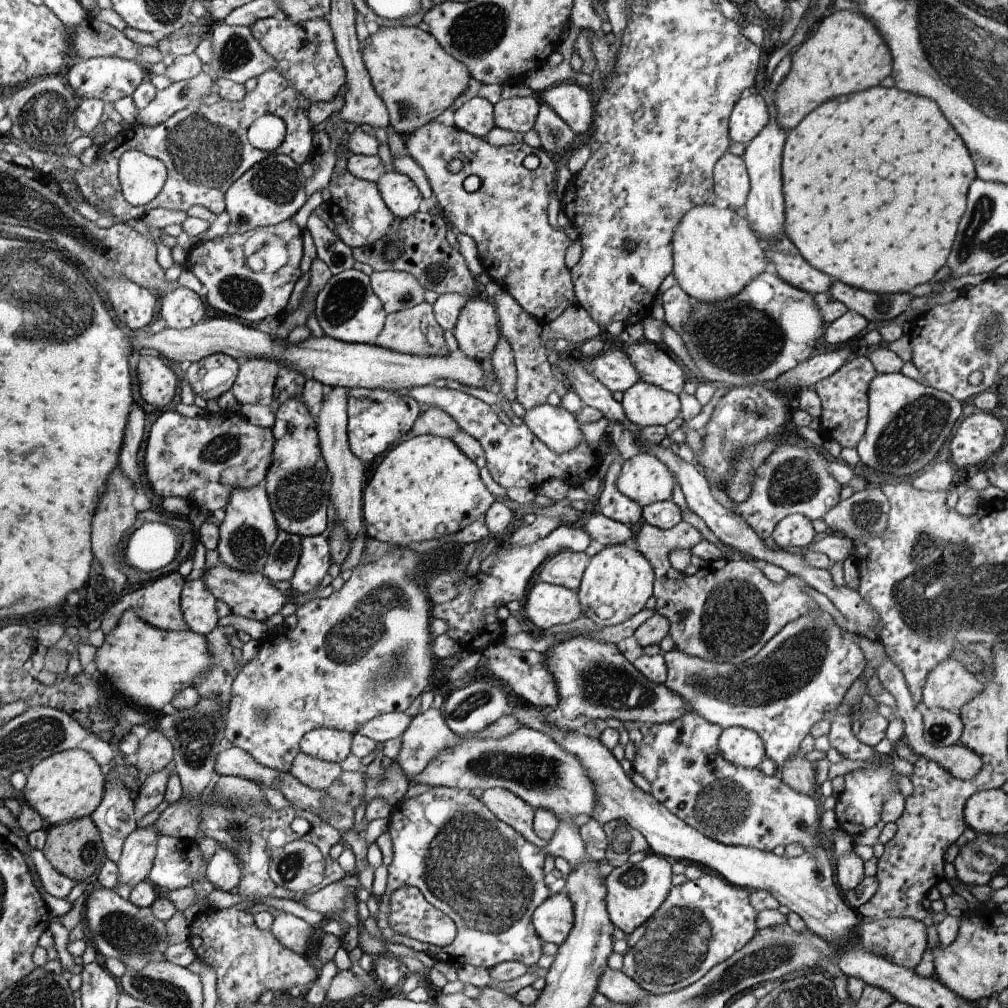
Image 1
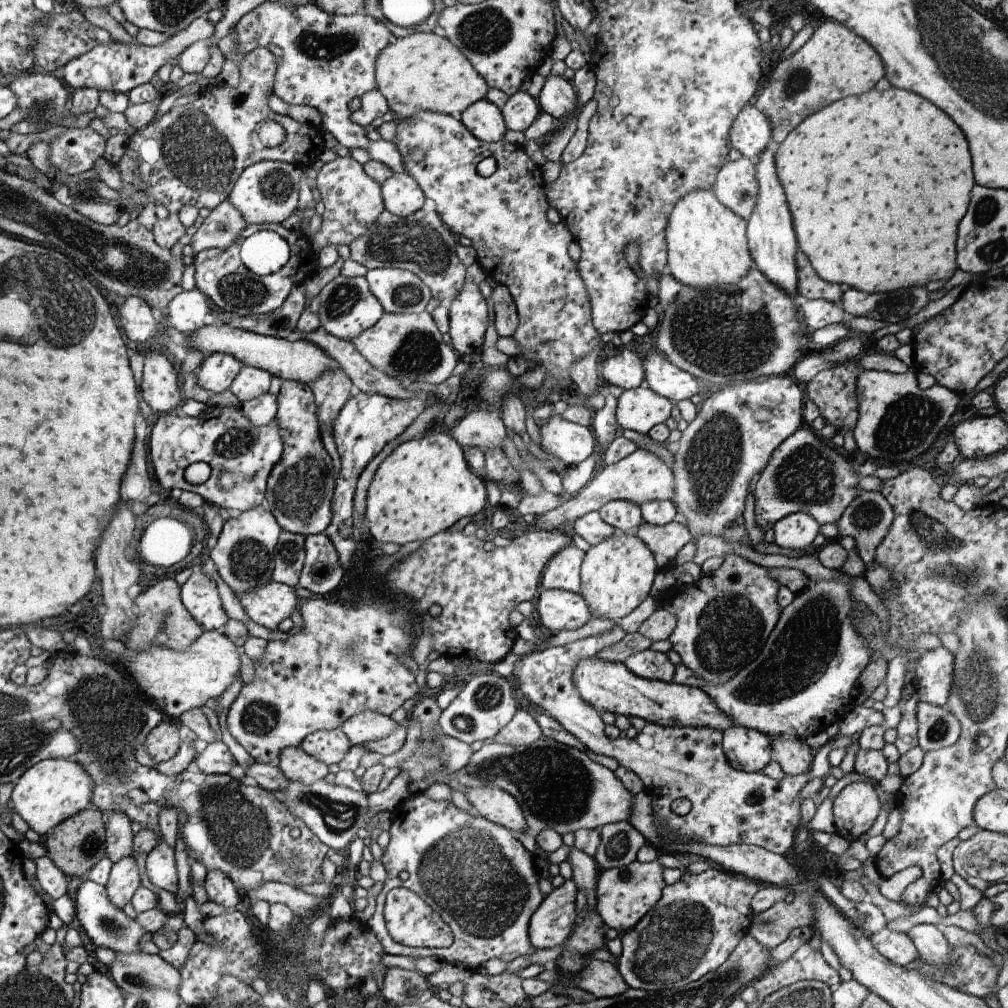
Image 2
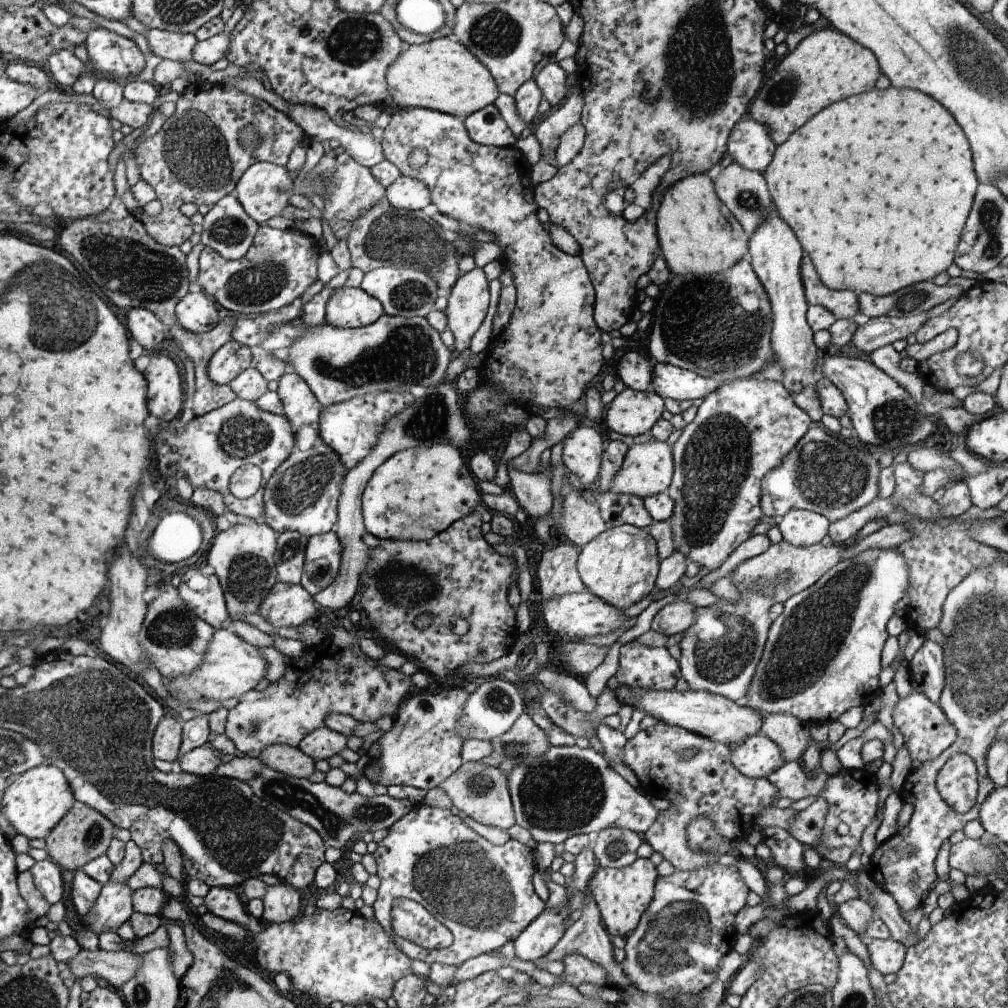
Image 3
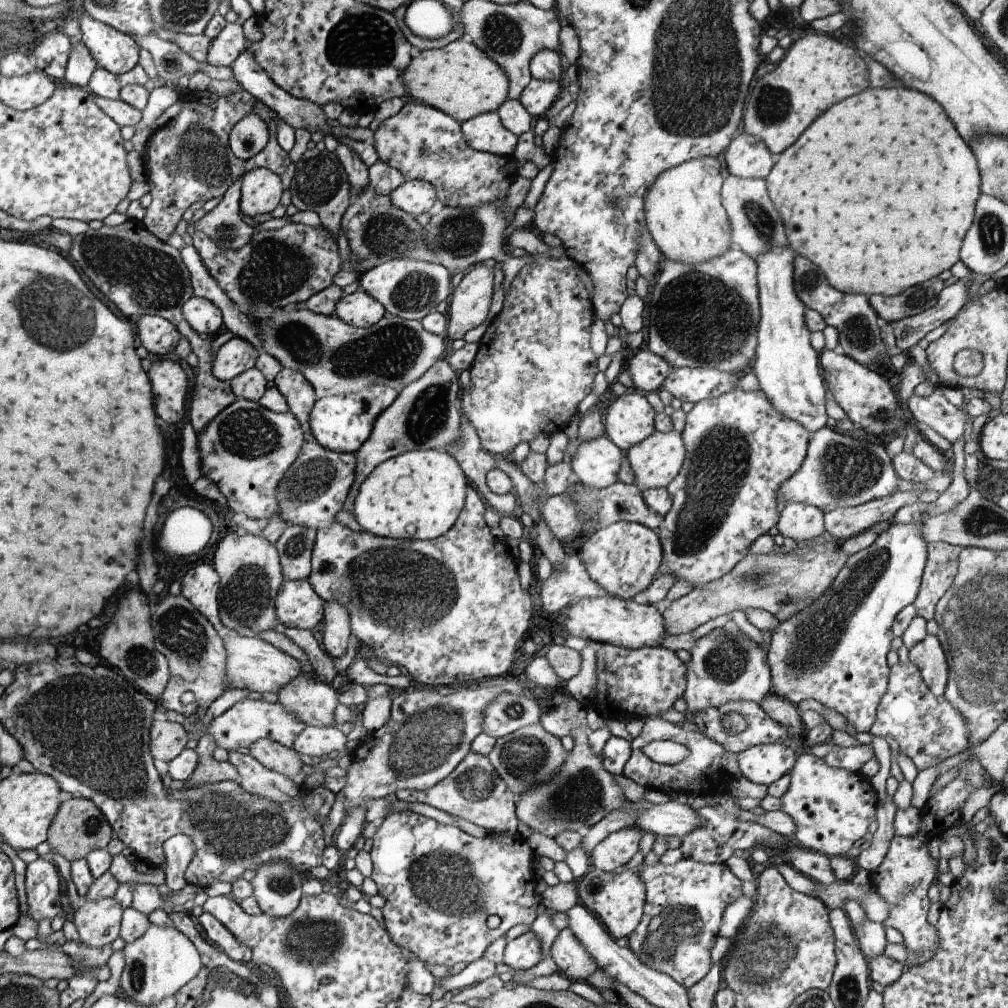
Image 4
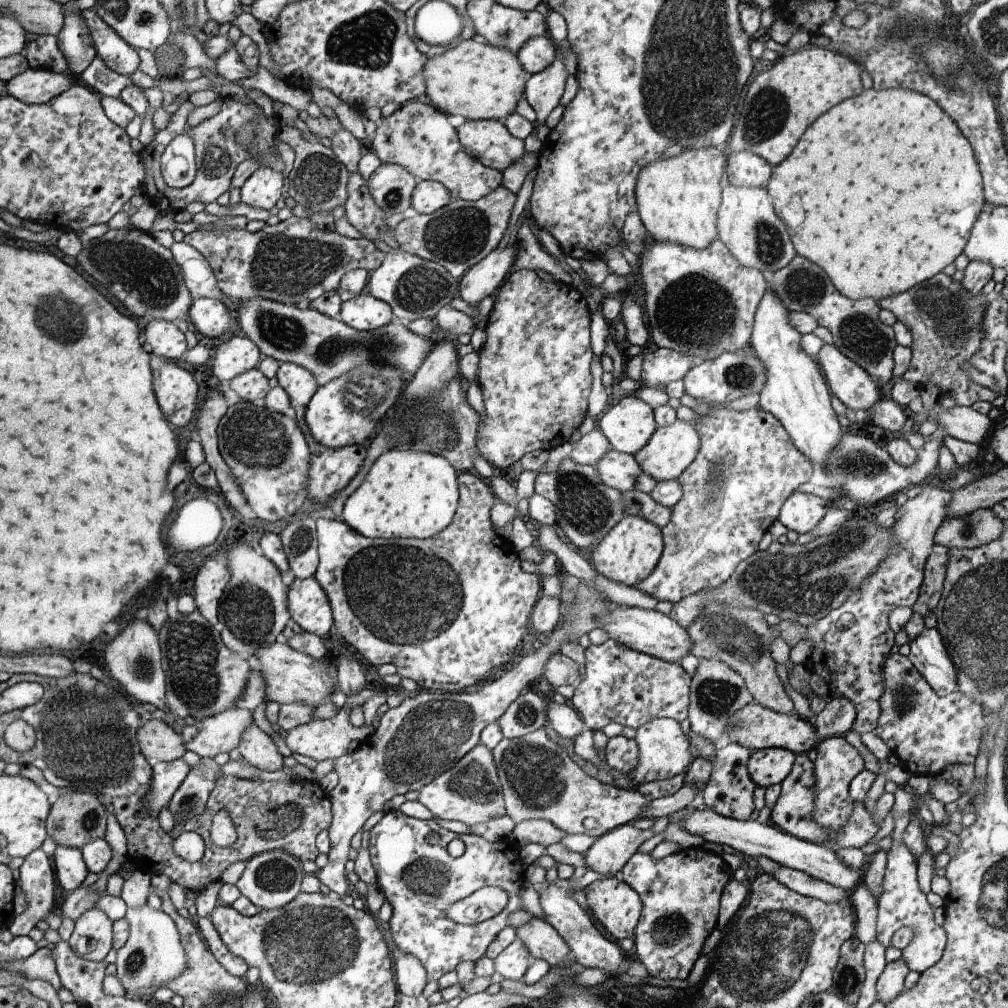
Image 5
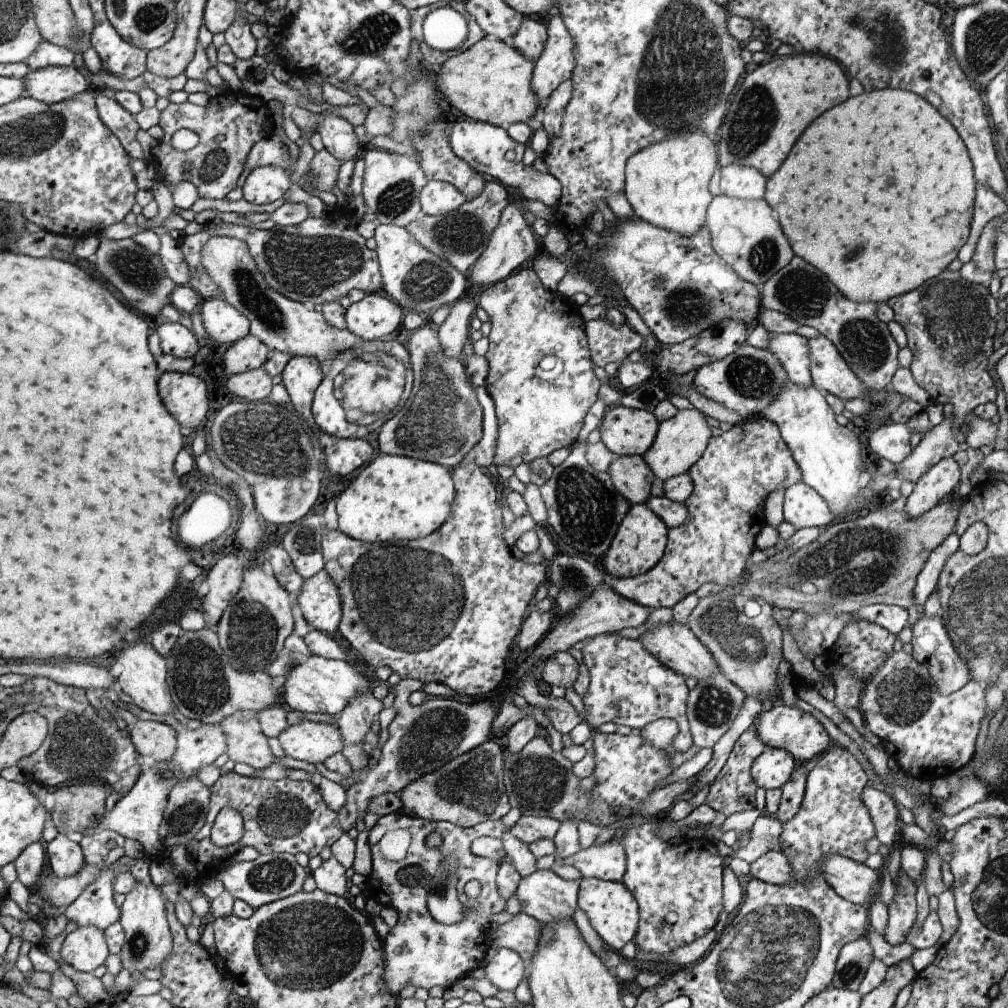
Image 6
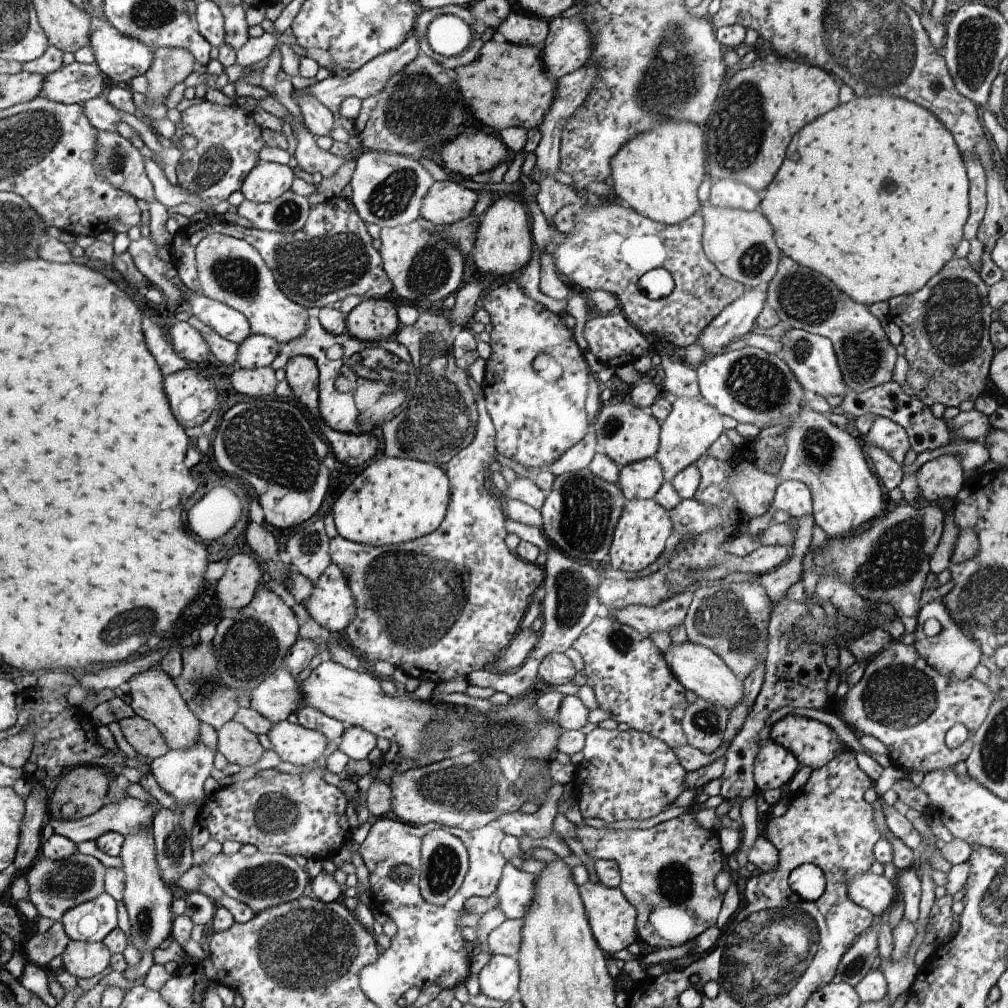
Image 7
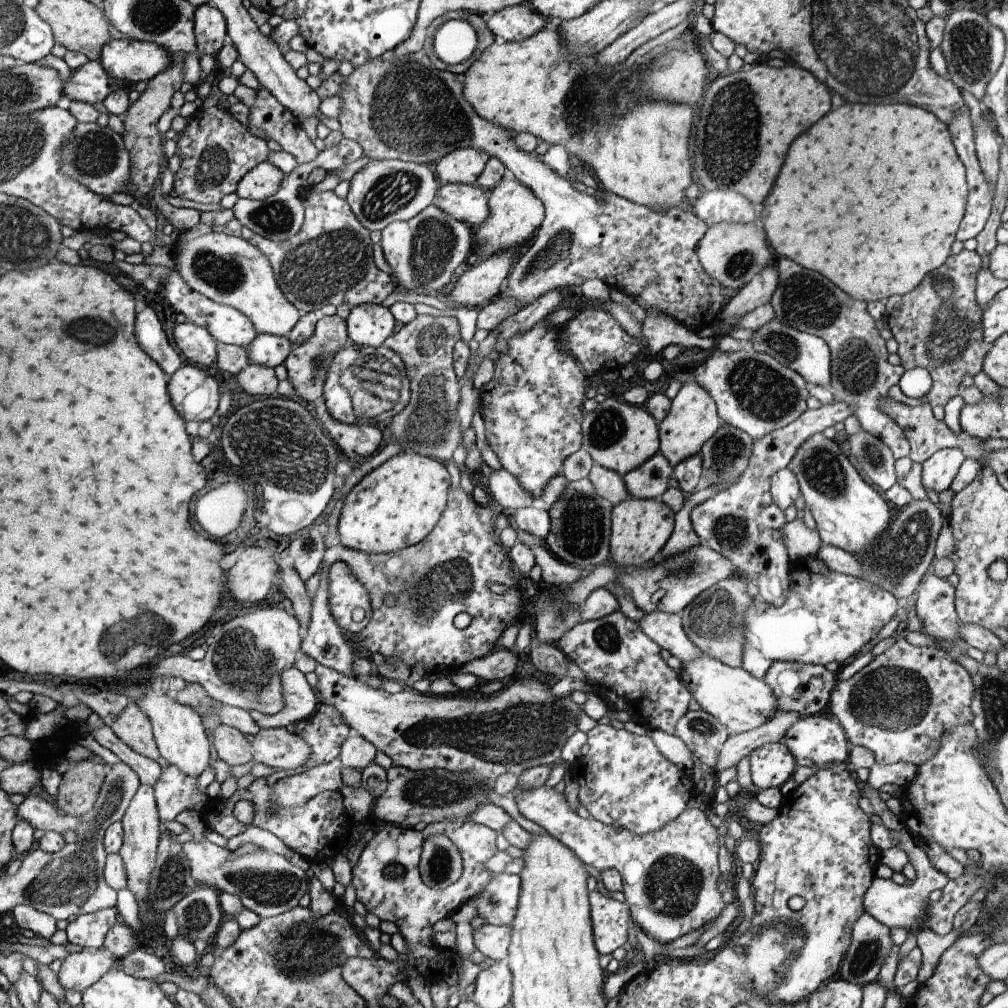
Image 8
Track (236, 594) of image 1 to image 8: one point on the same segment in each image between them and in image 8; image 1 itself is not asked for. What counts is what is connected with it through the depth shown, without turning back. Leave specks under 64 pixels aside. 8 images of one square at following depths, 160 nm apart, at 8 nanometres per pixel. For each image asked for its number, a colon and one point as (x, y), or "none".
2: (269, 605)
3: (286, 605)
4: (297, 605)
5: (309, 604)
6: (319, 599)
7: (332, 604)
8: (350, 604)

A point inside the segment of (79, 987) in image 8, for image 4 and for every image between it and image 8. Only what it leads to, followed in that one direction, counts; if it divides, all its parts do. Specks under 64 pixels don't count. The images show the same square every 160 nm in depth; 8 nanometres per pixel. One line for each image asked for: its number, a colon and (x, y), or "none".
4: (99, 921)
5: (93, 937)
6: (85, 949)
7: (82, 959)

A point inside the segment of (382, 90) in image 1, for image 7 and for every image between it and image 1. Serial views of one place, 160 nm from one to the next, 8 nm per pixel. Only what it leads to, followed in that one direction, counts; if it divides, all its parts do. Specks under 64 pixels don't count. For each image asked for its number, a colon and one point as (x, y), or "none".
2: (422, 72)
3: (442, 75)
4: (460, 79)
5: (478, 81)
6: (490, 82)
7: (506, 85)

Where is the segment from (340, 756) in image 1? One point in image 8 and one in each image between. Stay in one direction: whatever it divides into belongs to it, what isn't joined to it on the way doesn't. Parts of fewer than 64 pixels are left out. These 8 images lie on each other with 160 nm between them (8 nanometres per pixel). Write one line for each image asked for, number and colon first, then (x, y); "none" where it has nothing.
2: (330, 746)
3: (320, 744)
4: (316, 742)
5: (320, 739)
6: (312, 741)
7: (295, 743)
8: (277, 747)

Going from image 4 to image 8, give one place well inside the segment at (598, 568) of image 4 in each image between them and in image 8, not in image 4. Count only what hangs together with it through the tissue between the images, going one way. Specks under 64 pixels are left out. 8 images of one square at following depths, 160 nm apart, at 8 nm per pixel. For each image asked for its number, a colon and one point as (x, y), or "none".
5: (628, 554)
6: (639, 543)
7: (640, 535)
8: (639, 527)

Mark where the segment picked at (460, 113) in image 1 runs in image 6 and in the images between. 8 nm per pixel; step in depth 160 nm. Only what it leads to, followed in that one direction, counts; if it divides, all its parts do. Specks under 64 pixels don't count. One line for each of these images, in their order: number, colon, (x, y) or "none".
2: (485, 121)
3: (486, 126)
4: (485, 132)
5: (489, 140)
6: (488, 148)

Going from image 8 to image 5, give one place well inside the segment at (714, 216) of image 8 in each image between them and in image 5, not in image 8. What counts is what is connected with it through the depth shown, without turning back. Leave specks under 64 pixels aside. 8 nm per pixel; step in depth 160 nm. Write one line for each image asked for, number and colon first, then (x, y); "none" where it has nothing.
5: (744, 167)
6: (744, 182)
7: (725, 193)

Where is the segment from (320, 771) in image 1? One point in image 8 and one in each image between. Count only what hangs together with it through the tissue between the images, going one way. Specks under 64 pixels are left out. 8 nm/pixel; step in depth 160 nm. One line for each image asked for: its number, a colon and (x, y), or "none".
2: (296, 765)
3: (291, 761)
4: (278, 758)
5: (255, 747)
6: (246, 743)
7: (239, 745)
8: (231, 746)

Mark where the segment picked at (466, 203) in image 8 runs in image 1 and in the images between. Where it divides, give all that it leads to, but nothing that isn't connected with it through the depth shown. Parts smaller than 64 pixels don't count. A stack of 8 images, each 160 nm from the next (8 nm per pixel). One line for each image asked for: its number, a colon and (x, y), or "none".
1: (402, 197)
2: (402, 196)
3: (407, 193)
4: (416, 196)
5: (428, 196)
6: (437, 197)
7: (445, 202)

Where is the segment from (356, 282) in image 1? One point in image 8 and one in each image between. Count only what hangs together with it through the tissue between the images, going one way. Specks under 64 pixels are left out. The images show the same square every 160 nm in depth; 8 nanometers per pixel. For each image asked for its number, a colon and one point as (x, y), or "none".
2: (347, 307)
3: (350, 307)
4: (360, 308)
5: (364, 312)
6: (373, 317)
7: (372, 320)
8: (369, 325)

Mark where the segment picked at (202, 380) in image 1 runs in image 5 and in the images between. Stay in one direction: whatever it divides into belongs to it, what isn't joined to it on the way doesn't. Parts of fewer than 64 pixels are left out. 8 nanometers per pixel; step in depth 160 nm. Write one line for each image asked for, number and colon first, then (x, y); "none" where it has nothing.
2: (216, 374)
3: (231, 359)
4: (234, 357)
5: (238, 354)

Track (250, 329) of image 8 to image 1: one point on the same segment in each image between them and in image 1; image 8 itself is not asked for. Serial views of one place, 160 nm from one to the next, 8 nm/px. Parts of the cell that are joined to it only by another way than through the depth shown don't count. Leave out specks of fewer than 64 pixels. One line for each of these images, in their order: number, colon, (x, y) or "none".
1: (182, 309)
2: (187, 312)
3: (196, 313)
4: (203, 315)
5: (209, 316)
6: (224, 324)
7: (232, 325)

